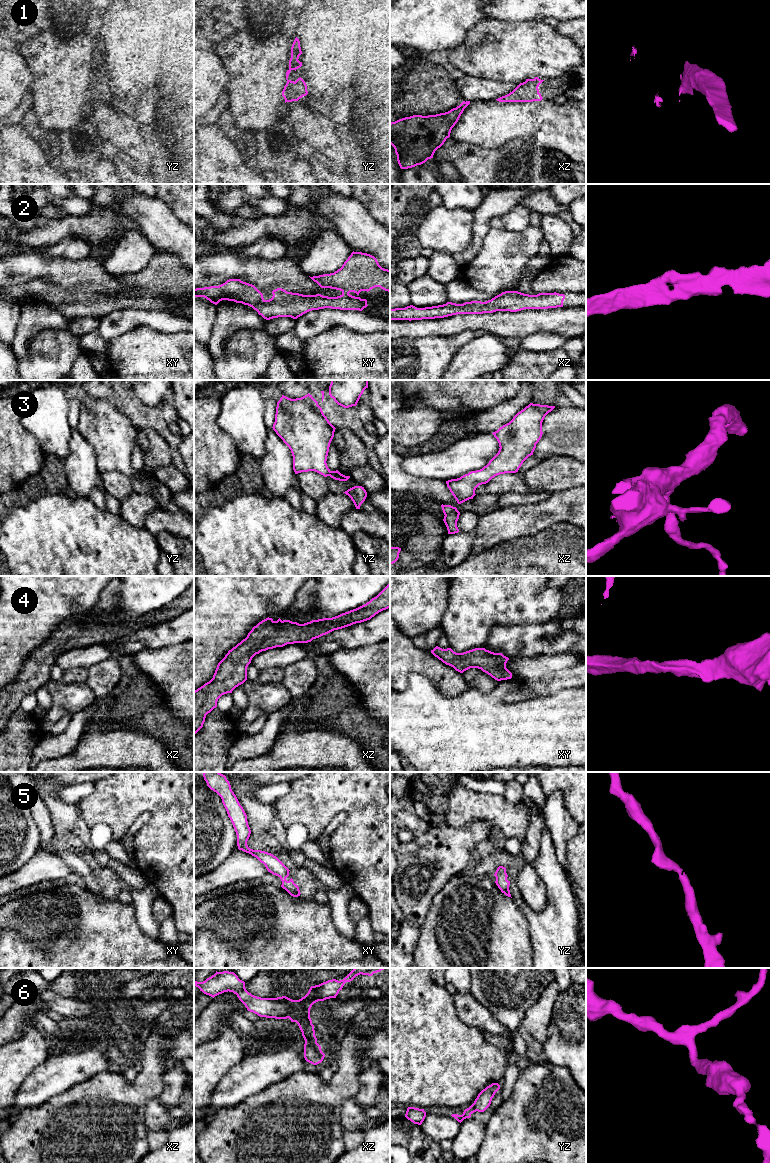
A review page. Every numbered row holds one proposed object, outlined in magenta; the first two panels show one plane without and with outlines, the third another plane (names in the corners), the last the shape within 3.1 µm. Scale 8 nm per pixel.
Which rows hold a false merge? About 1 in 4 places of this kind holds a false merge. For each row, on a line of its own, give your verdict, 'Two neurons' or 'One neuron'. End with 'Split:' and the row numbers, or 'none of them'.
1: Two neurons
2: One neuron
3: One neuron
4: One neuron
5: One neuron
6: One neuron
Split: 1

